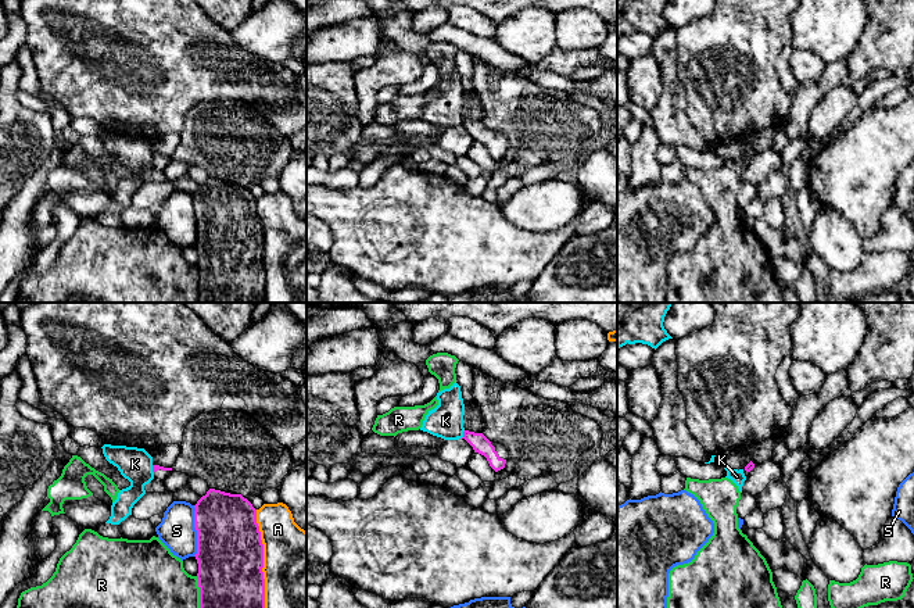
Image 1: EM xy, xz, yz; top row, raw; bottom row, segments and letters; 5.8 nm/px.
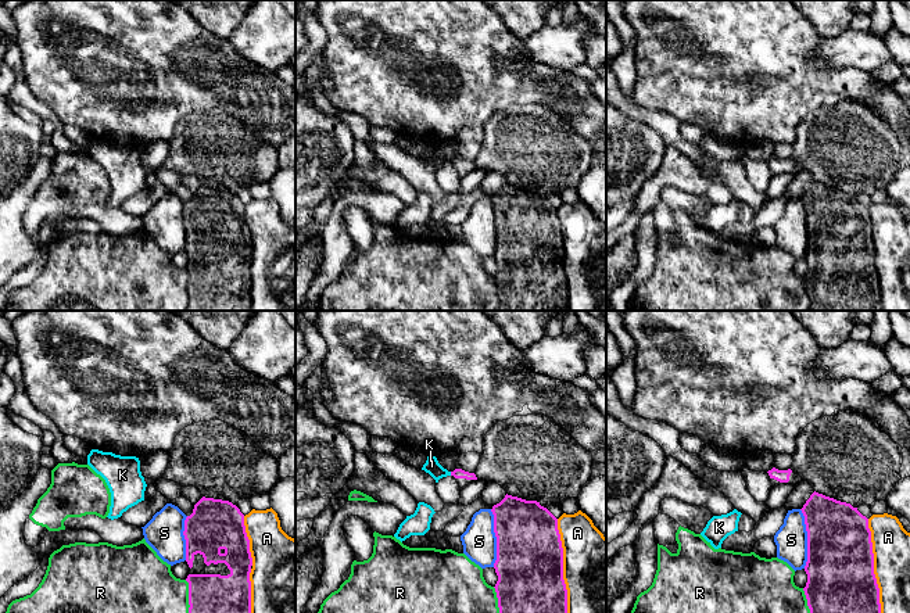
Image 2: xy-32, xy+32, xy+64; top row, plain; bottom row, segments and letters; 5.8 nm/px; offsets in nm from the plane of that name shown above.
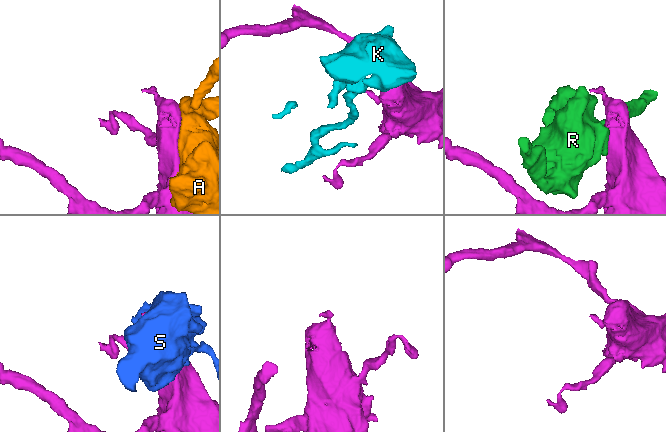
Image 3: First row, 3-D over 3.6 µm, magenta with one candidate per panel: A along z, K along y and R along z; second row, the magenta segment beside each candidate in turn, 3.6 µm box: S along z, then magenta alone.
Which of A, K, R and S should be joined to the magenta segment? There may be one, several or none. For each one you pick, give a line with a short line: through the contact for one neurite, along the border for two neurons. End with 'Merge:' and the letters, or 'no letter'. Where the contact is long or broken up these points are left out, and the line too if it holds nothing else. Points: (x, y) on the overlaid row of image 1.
Merge: no letter

